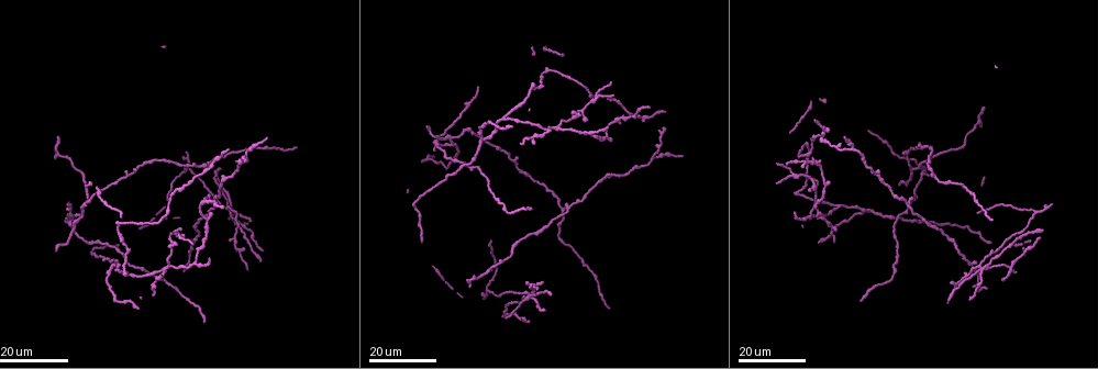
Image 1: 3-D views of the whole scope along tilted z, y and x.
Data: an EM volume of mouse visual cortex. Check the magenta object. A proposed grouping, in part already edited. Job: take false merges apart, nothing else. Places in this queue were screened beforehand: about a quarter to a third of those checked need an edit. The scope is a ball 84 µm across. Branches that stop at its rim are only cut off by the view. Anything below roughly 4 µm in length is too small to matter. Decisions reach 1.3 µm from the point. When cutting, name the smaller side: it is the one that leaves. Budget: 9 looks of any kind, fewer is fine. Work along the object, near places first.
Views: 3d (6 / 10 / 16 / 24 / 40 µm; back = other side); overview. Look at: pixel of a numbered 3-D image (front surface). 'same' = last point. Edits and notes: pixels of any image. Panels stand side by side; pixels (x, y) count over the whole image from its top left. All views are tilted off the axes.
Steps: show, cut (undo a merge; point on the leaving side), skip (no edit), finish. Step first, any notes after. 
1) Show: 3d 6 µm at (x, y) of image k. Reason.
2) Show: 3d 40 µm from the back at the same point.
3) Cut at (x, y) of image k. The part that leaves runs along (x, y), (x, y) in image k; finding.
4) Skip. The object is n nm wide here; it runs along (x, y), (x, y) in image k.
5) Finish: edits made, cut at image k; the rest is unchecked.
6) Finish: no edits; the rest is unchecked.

Show: 3d 24 µm at (195, 262) of image 1. Arms part here.

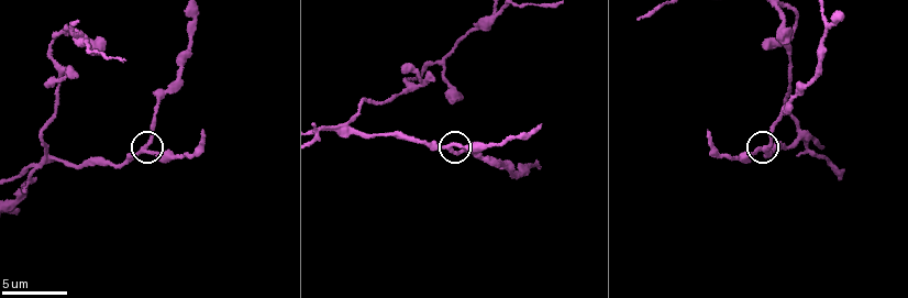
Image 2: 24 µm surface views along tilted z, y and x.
Show: 3d 10 µm at (141, 150) of image 2.

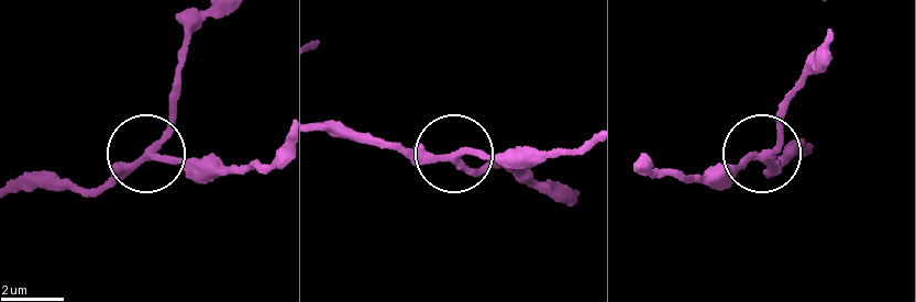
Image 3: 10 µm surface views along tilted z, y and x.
Skip. It runs along (12, 189), (96, 190), (149, 153), (219, 169) in image 3; one neuron here.

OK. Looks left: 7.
Show: 3d 10 µm at (346, 131) of image 2. A fork.

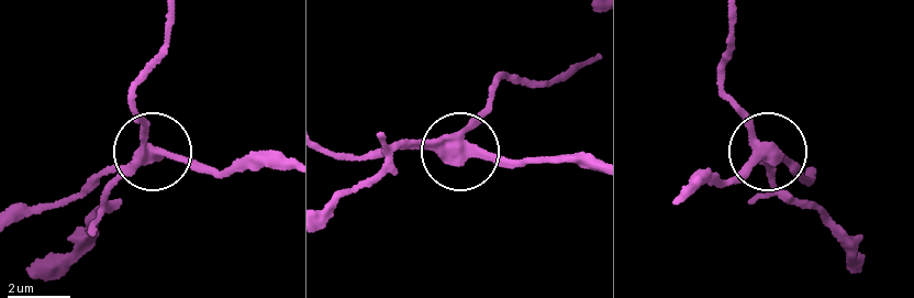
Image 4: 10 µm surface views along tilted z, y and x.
Cut at (109, 189) of image 4. The part that leaves runs along (136, 162), (136, 86), (160, 46), (168, 17) in image 4; a second neuron is stuck on.

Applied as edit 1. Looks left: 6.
Show: overview.

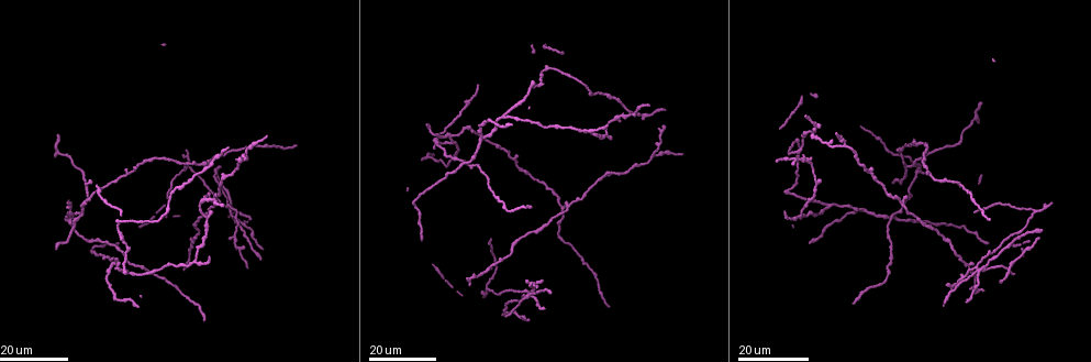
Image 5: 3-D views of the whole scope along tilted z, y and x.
Show: 3d 24 µm at (831, 203) of image 5. Branch point.

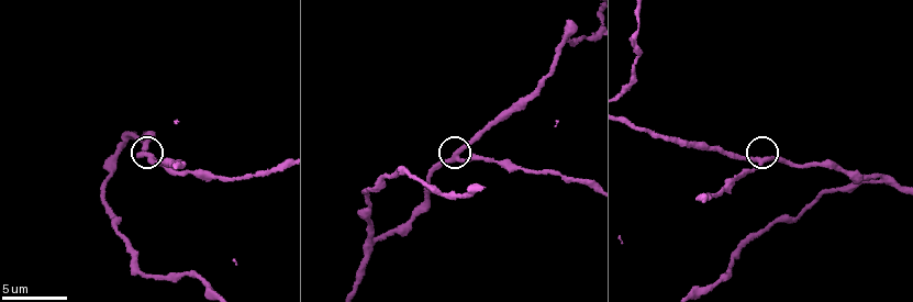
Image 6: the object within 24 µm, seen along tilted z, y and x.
Show: 3d 10 µm at (763, 163) of image 6.

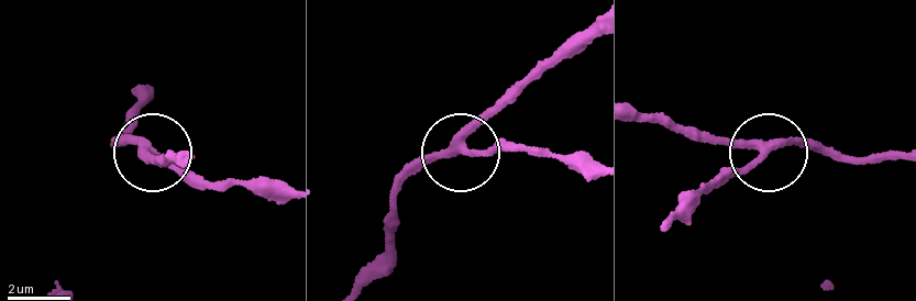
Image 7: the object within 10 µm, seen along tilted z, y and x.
Skip. 3 arms meet here; one neuron here.

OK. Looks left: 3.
Show: 3d 10 µm at (879, 181) of image 6. Side arm on a straight run.

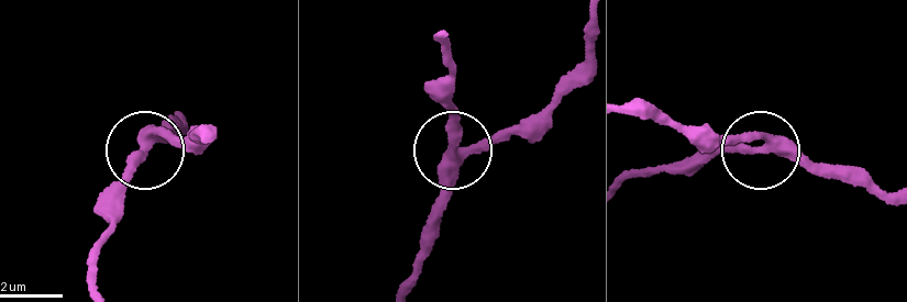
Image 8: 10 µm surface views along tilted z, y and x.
Skip. The object is 340 nm wide here; it runs along (210, 136), (178, 145), (155, 137), (131, 157), (106, 196) in image 8; continuous, no second neuron.

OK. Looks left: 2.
Finish: edits made, cut at image 4; the rest is unchecked.

